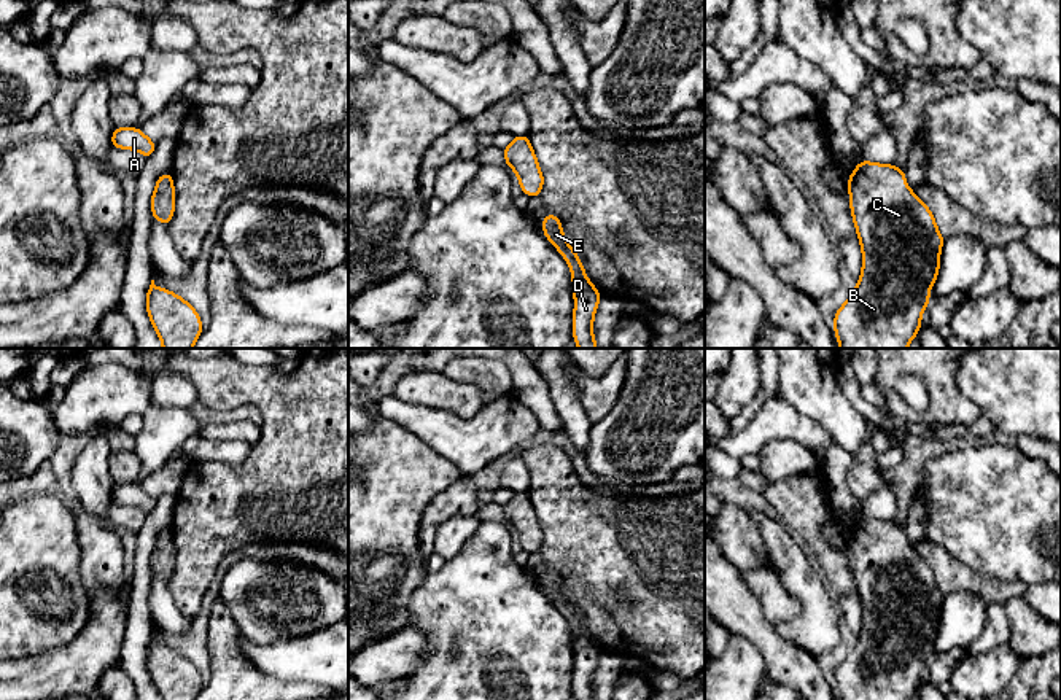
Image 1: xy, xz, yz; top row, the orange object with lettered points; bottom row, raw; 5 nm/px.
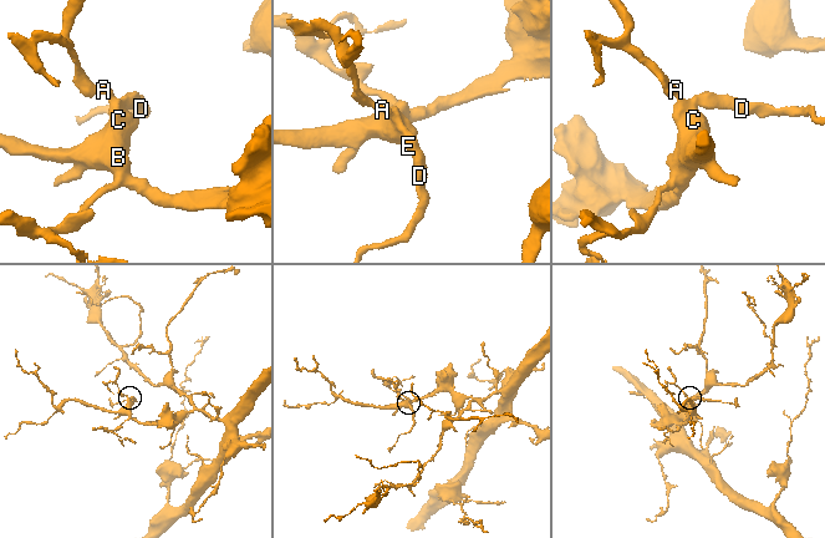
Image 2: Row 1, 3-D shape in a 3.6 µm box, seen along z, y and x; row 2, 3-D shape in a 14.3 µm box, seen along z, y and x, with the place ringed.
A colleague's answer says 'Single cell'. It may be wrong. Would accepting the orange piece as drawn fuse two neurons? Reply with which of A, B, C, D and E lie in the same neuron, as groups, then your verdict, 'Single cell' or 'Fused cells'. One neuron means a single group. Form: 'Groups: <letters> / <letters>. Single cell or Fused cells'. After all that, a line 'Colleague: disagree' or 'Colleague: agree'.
Groups: A B C D E. Single cell
Colleague: agree

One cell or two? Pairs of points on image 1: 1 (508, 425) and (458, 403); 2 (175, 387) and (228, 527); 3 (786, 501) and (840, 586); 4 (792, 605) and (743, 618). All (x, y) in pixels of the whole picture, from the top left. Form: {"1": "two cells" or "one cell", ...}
{"1": "two cells", "2": "two cells", "3": "one cell", "4": "two cells"}

